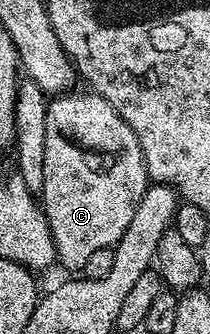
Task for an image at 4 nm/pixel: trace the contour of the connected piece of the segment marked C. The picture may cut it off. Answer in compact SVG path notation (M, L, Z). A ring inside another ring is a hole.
M63 92L49 99L46 107L47 134L44 136L44 186L40 205L46 214L48 228L52 232L54 247L58 253L56 262L66 270L80 272L85 262L100 248L118 245L124 228L132 220L135 205L144 196L148 179L144 156L140 144L124 124L124 120L104 100L104 96L93 92Z

